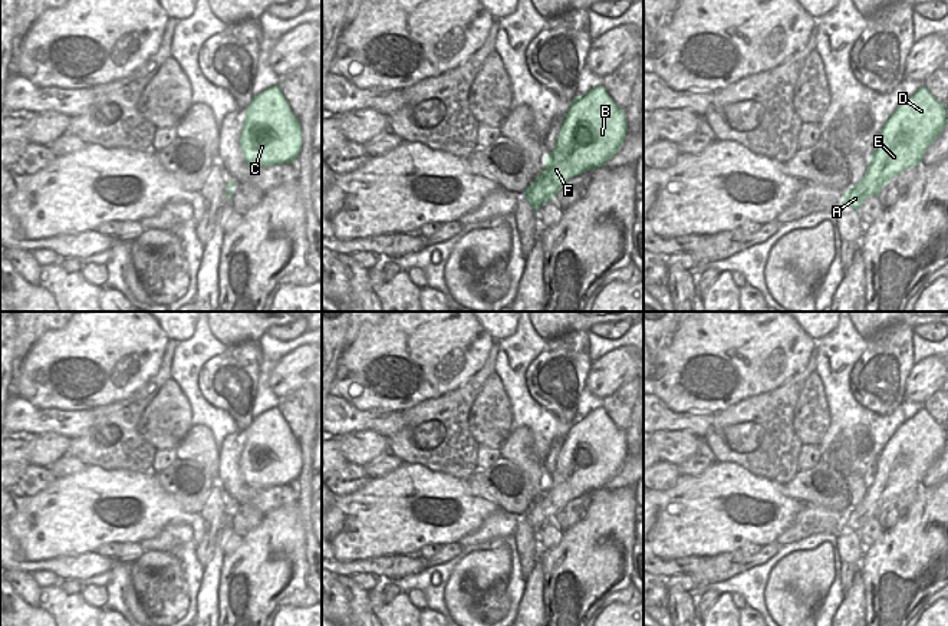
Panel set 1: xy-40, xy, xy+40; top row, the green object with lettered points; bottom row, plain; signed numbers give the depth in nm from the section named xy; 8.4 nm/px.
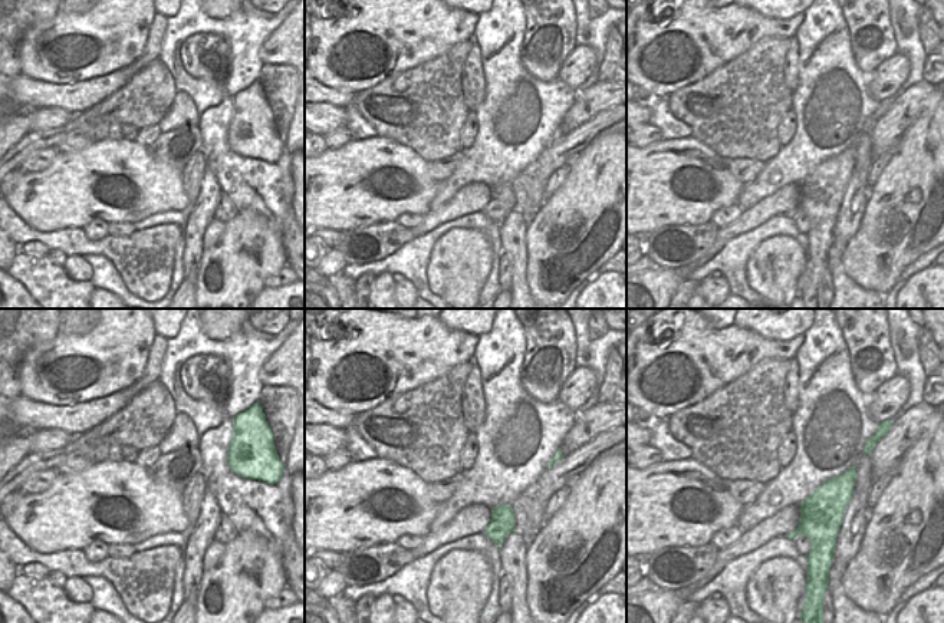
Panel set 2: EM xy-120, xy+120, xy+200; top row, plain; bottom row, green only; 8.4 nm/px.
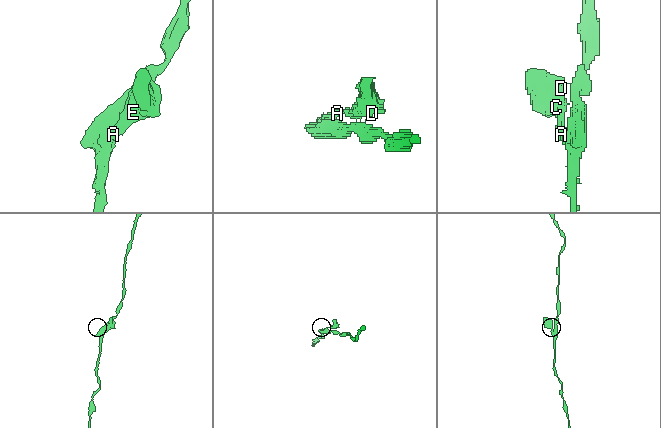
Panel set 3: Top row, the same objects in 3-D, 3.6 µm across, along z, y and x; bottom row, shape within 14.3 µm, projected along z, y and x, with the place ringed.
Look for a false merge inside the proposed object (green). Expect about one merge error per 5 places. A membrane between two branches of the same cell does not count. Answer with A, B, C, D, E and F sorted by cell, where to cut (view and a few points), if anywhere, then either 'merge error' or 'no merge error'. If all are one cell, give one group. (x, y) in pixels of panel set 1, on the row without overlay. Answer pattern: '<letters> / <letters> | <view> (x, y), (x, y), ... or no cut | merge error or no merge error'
A B C D E F | no cut | no merge error

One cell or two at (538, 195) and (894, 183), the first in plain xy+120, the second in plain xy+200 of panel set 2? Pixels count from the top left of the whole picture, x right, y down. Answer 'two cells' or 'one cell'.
two cells

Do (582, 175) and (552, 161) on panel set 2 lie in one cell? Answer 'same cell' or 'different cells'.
different cells

